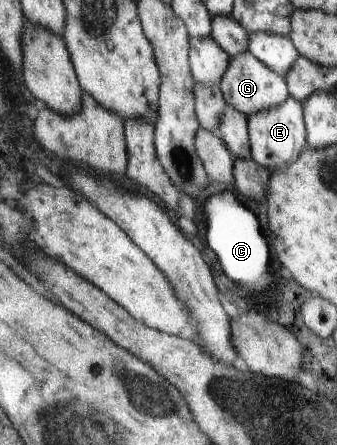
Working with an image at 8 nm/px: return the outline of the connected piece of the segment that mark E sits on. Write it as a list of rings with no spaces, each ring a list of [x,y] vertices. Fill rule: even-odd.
[[[289,96],[283,105],[267,109],[263,113],[248,116],[248,133],[250,138],[250,154],[262,167],[270,172],[275,169],[286,169],[295,162],[299,154],[306,148],[305,111],[298,99]]]

